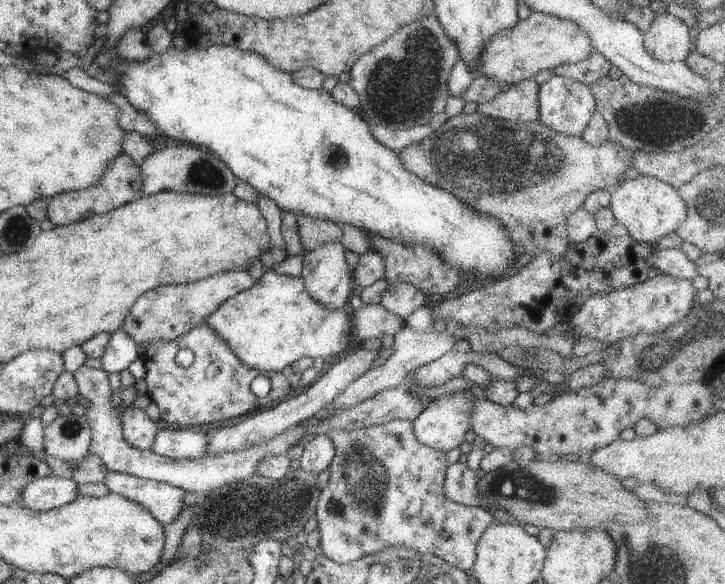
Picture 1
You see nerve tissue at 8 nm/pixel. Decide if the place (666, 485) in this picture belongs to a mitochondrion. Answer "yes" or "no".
no

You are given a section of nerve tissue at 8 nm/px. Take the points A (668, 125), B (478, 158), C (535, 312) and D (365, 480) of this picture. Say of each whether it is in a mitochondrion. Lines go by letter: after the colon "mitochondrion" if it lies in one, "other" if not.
A: mitochondrion
B: mitochondrion
C: other
D: mitochondrion

